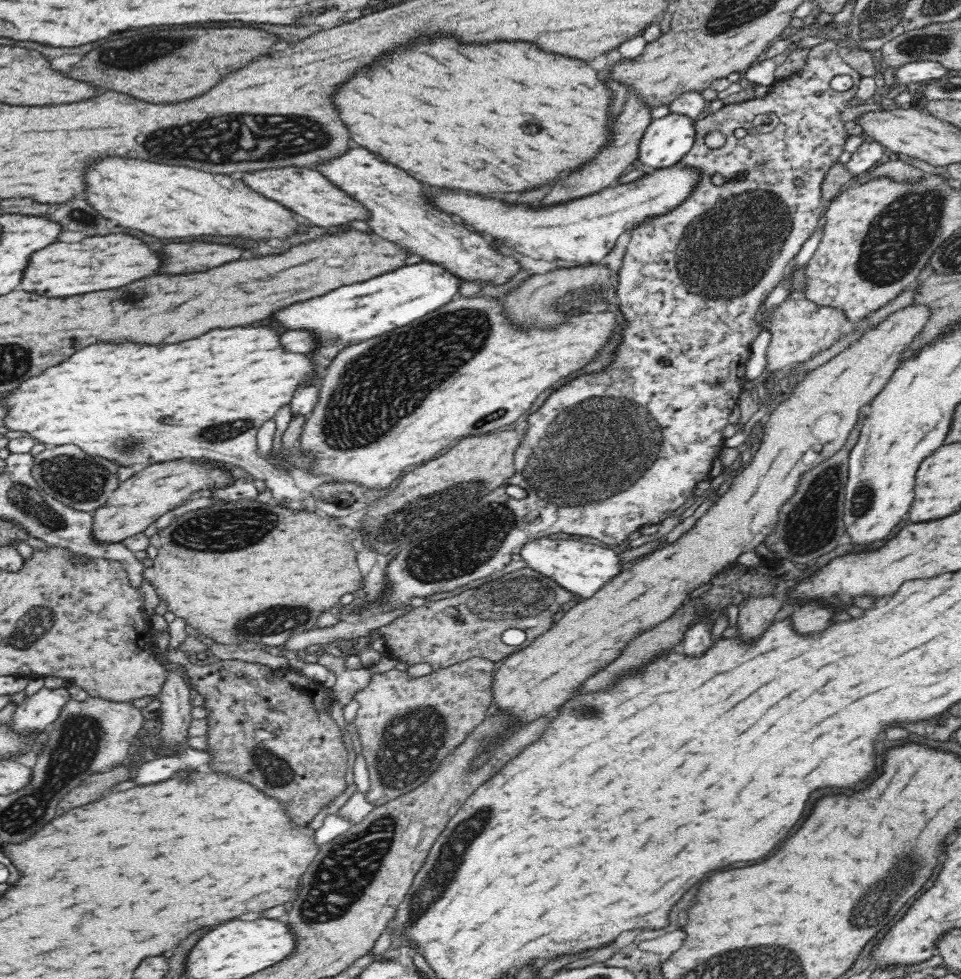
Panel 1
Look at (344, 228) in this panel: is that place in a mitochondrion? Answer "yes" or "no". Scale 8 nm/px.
no

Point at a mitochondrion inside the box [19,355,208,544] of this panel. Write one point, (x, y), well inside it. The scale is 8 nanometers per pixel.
(79, 480)

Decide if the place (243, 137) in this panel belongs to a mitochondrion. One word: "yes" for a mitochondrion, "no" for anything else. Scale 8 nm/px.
yes

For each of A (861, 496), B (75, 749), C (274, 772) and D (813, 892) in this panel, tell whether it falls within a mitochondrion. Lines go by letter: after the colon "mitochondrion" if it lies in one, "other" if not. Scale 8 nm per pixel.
A: mitochondrion
B: mitochondrion
C: mitochondrion
D: other

